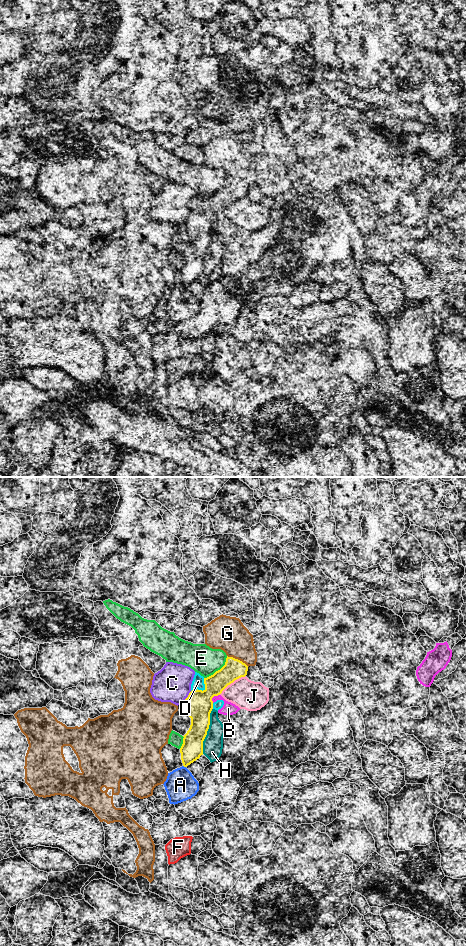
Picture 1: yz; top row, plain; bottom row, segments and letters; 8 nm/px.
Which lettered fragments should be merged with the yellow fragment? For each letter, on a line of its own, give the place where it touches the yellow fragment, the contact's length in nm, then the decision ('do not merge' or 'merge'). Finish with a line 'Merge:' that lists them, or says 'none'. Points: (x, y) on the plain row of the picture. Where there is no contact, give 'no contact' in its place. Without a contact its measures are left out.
A: contact yz (184, 286); length 30 nm; do not merge
B: contact yz (213, 216); length 90 nm; do not merge
C: contact yz (188, 216); length 110 nm; do not merge
D: contact yz (201, 210); length 160 nm; do not merge
E: contact yz (218, 190); length 260 nm; do not merge
F: contact yz (184, 223); length 30 nm; do not merge
G: contact yz (237, 179); length 200 nm; do not merge
H: contact yz (207, 250); length 380 nm; do not merge
J: contact yz (232, 202); length 260 nm; do not merge
Merge: none

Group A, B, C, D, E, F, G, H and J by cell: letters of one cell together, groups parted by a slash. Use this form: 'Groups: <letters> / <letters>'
Groups: A / B D / C / E / F / G / H / J

